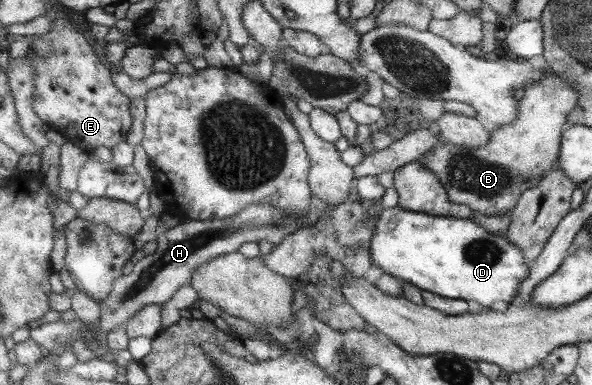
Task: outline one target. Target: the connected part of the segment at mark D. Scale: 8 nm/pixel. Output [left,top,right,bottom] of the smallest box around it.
[369,207,530,309]

